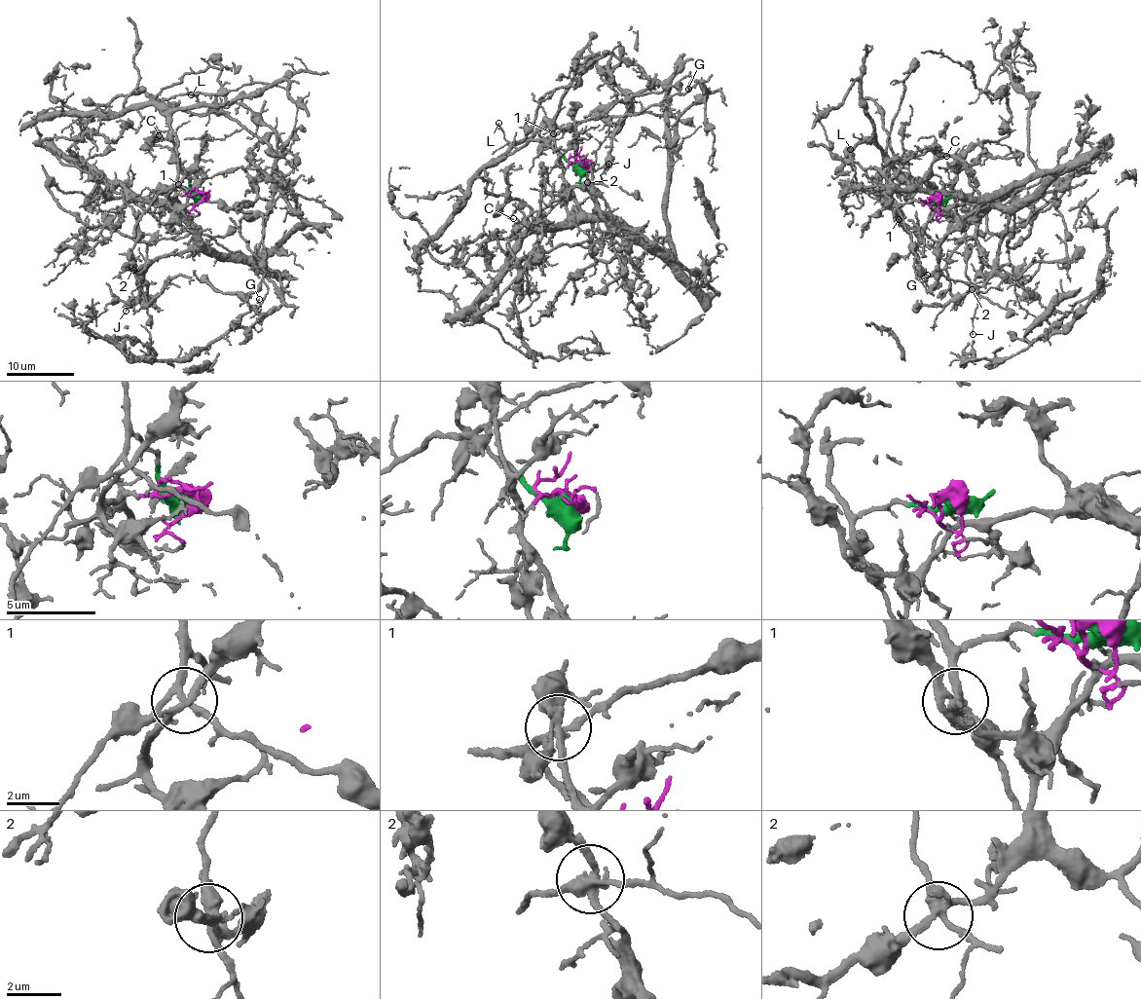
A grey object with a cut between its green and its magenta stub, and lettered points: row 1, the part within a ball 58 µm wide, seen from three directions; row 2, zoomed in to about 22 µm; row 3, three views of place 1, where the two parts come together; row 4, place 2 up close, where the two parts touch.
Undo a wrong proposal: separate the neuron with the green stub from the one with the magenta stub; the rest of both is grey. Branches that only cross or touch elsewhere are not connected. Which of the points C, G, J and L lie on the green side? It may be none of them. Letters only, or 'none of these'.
G, J, L

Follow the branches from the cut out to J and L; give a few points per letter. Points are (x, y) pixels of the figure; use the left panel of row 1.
J: (201, 198), (179, 166), (169, 116), (153, 105), (36, 122), (41, 145), (133, 208), (139, 285), (126, 310)
L: (201, 198), (191, 193), (179, 166), (177, 135), (170, 126), (175, 110), (196, 104), (198, 95), (191, 94)

